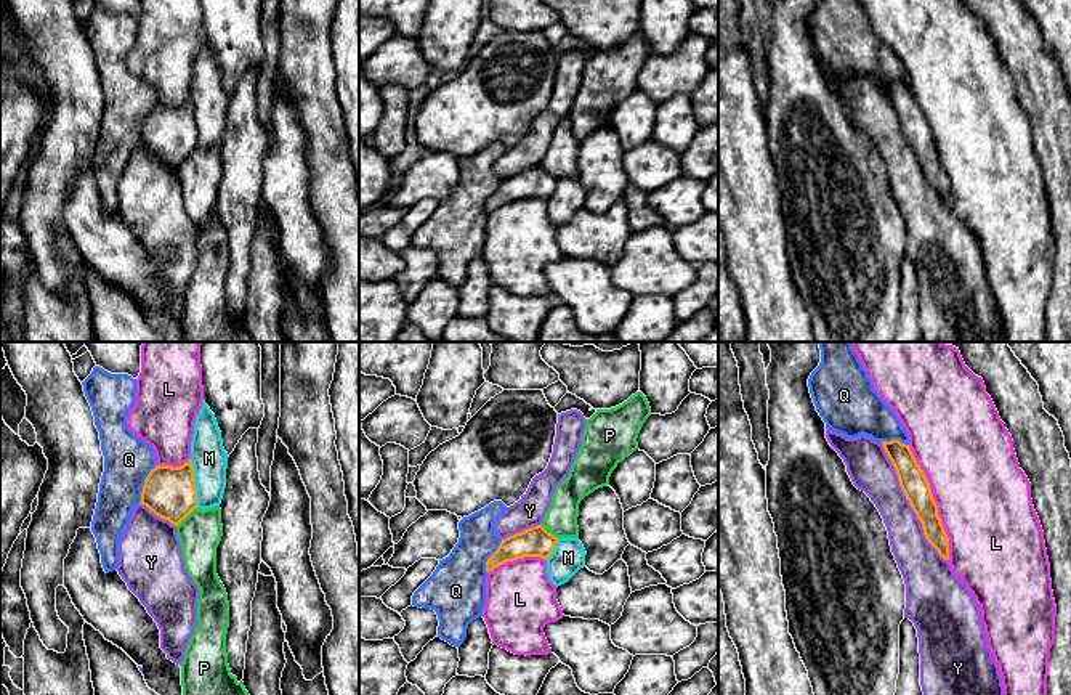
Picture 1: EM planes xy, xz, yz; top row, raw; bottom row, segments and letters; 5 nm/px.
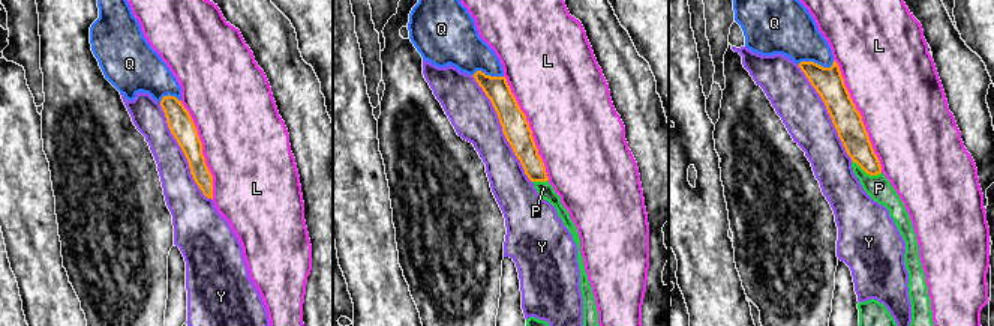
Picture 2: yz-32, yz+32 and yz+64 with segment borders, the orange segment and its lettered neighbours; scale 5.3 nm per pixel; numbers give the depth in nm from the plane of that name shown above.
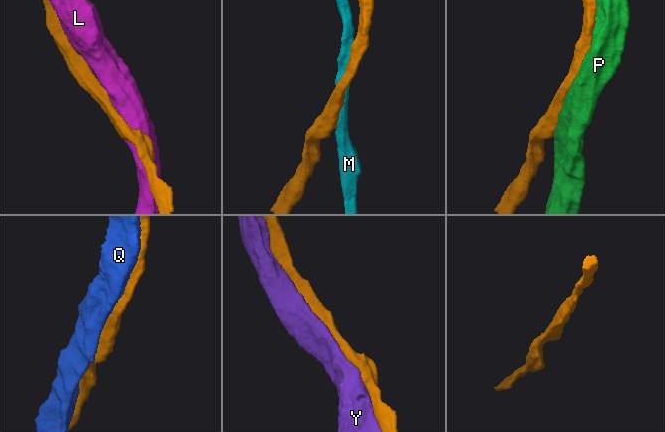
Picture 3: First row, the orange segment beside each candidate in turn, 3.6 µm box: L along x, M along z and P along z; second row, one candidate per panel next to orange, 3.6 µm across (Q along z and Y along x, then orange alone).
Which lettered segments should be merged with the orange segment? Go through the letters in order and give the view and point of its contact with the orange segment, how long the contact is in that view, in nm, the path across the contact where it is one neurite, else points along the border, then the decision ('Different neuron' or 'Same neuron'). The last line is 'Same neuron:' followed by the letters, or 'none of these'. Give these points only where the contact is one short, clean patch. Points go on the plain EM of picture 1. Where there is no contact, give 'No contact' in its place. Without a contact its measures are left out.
L: Touches orange at yz (935, 143). Shared border 600 nm. Different neuron
M: Touches orange at xy (194, 124). Shared border 260 nm. Different neuron
P: Touches orange at xy (186, 156). Shared border 140 nm. Different neuron
Q: Touches orange at xy (145, 124). Shared border 220 nm. Different neuron
Y: Touches orange at yz (909, 143). Shared border 650 nm. Same neuron
Same neuron: Y

